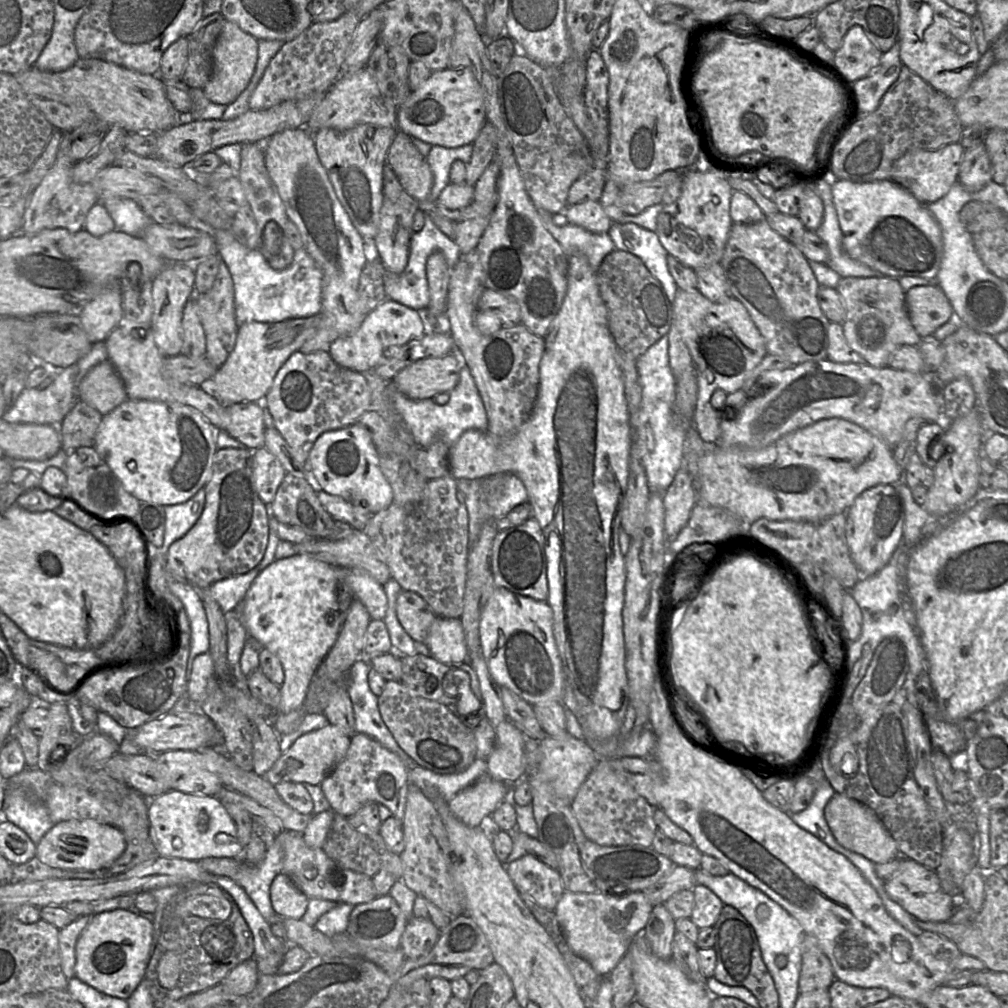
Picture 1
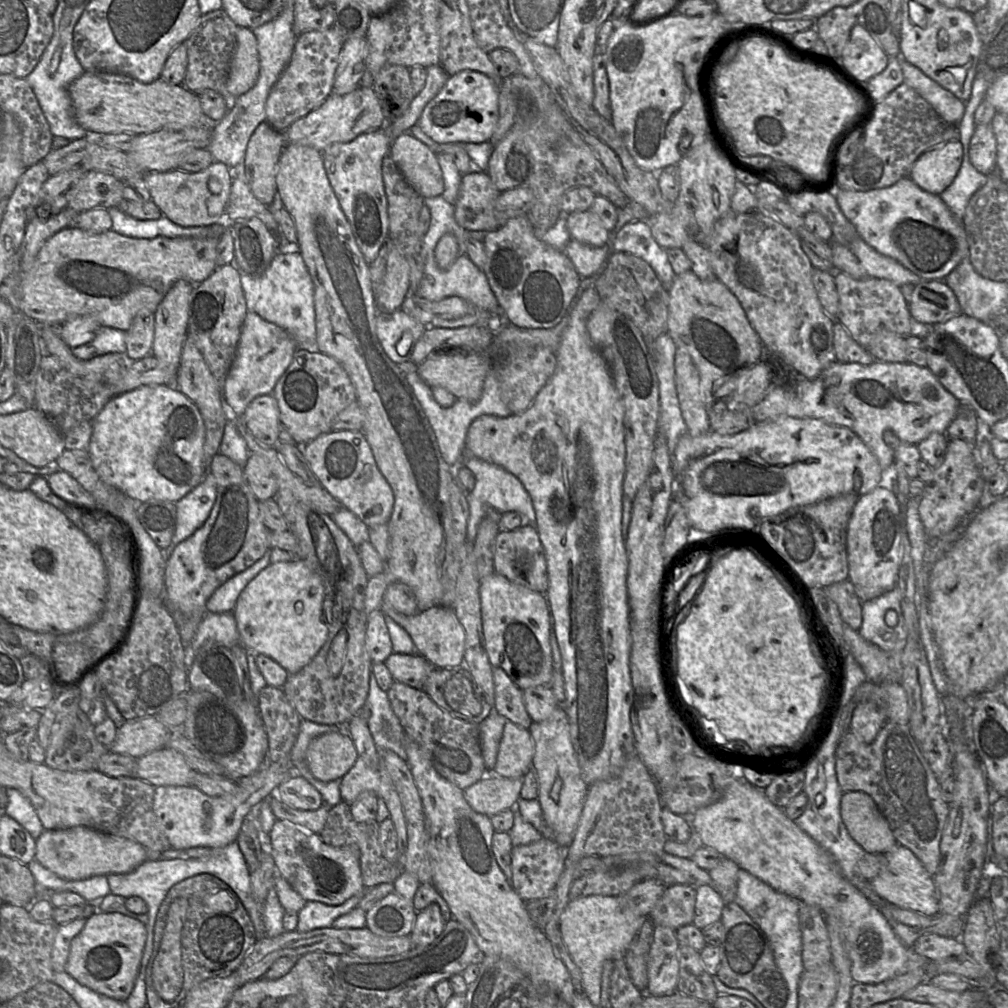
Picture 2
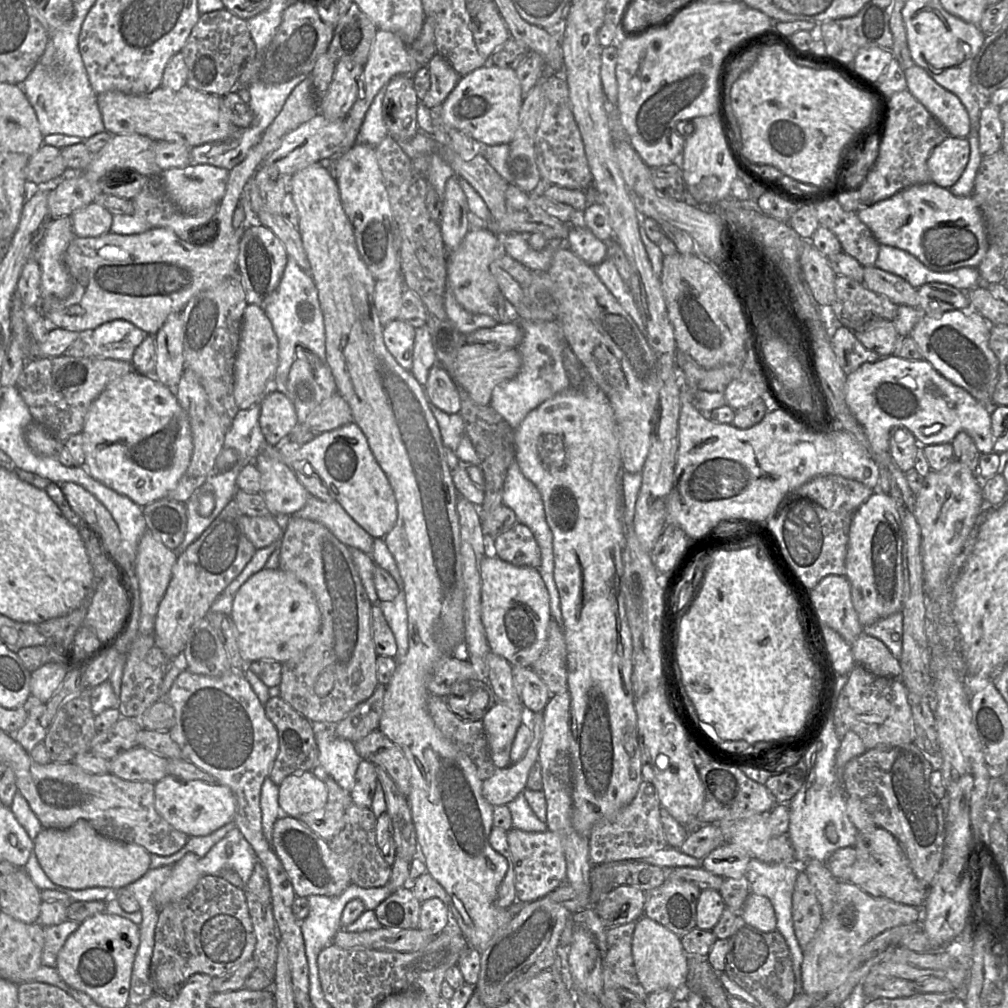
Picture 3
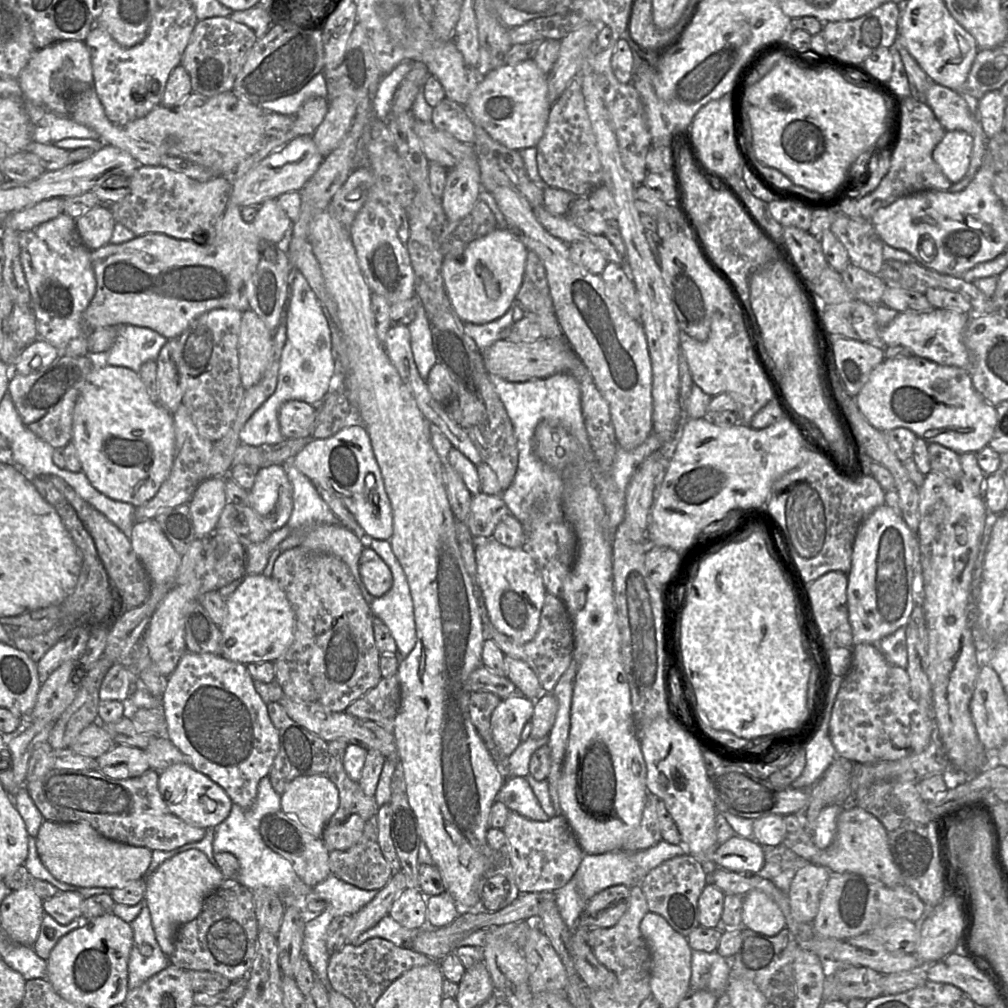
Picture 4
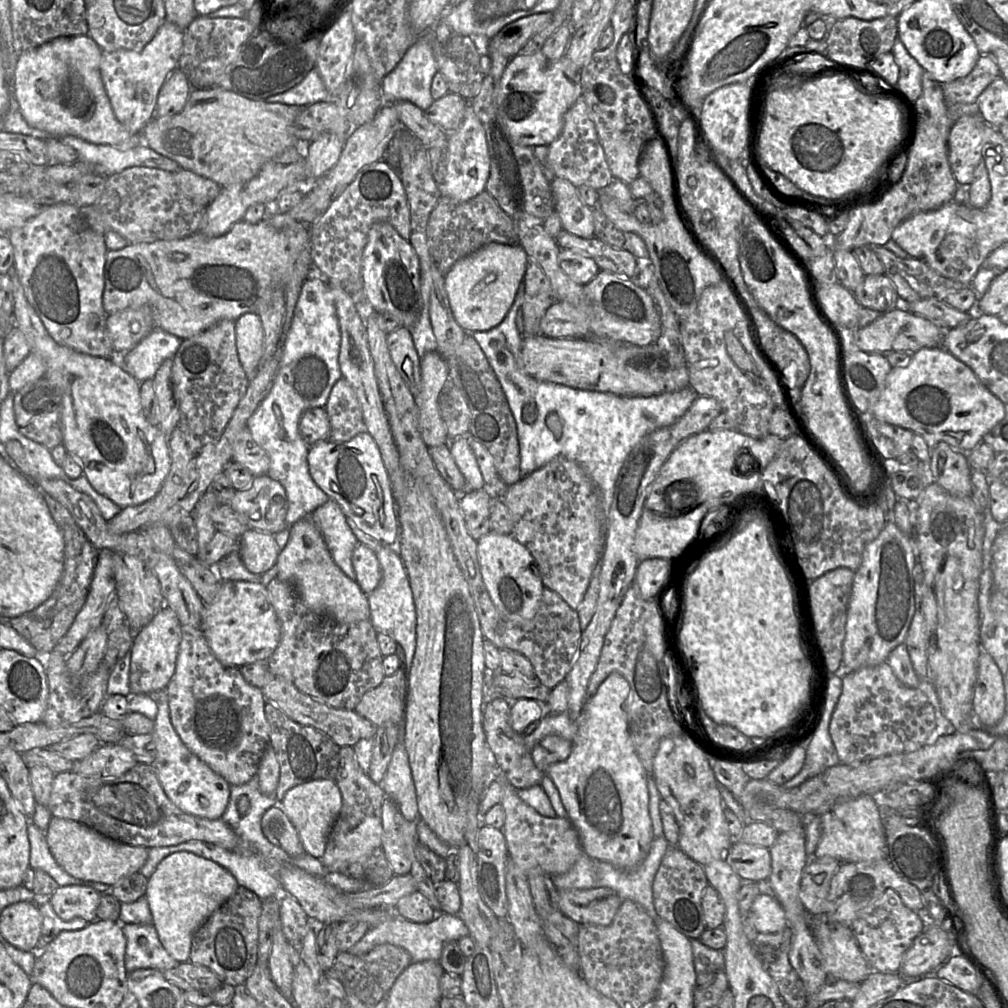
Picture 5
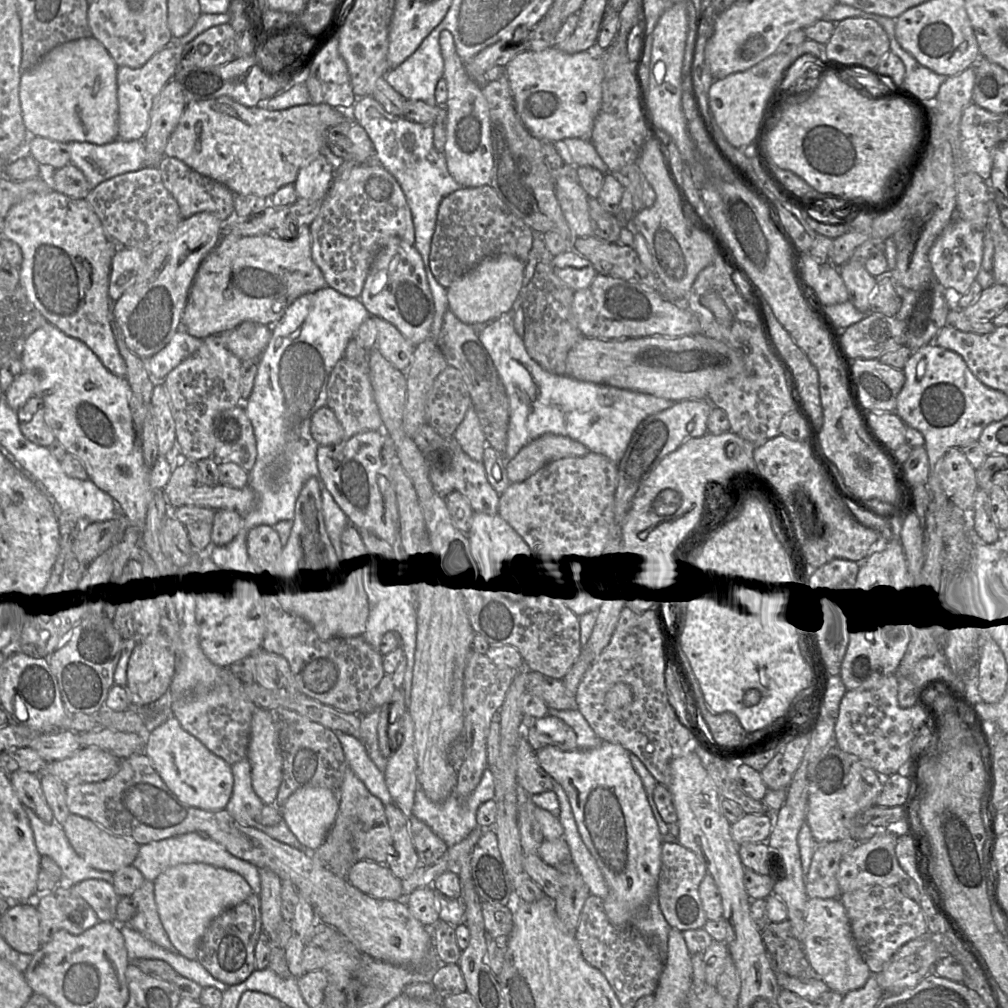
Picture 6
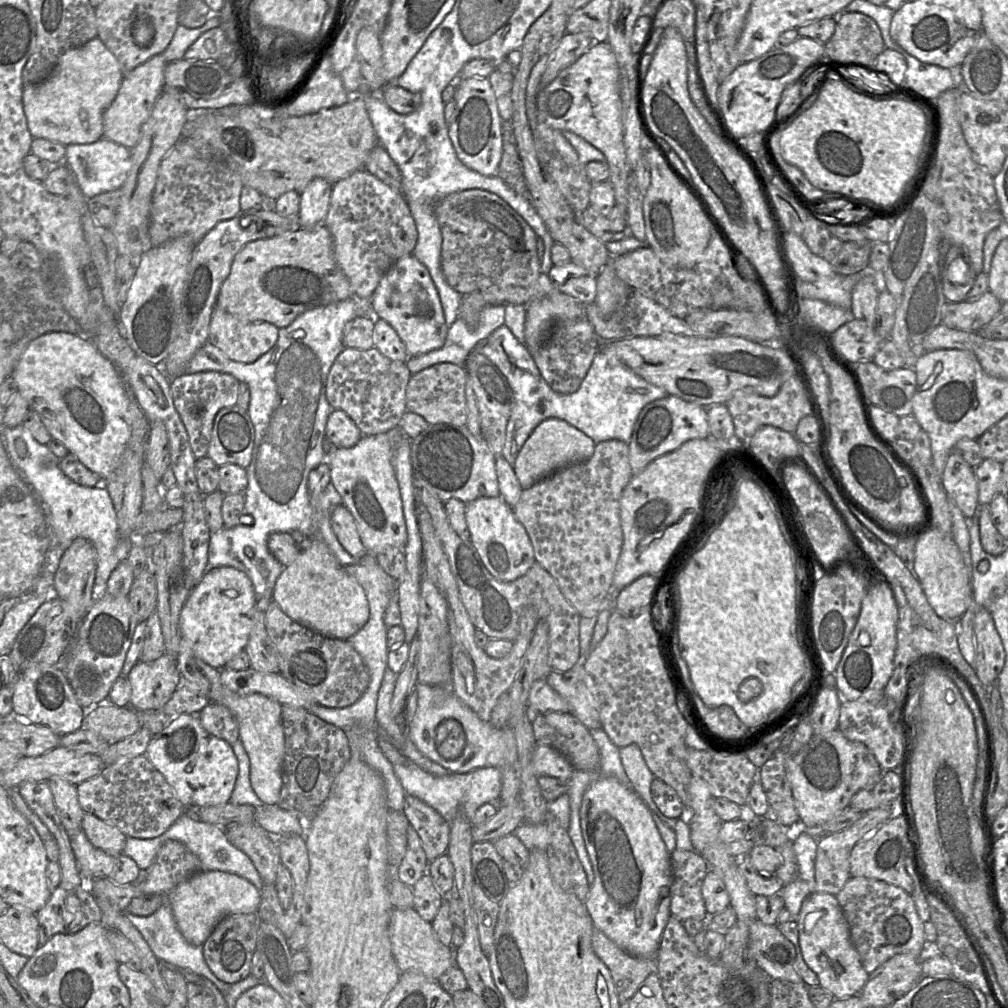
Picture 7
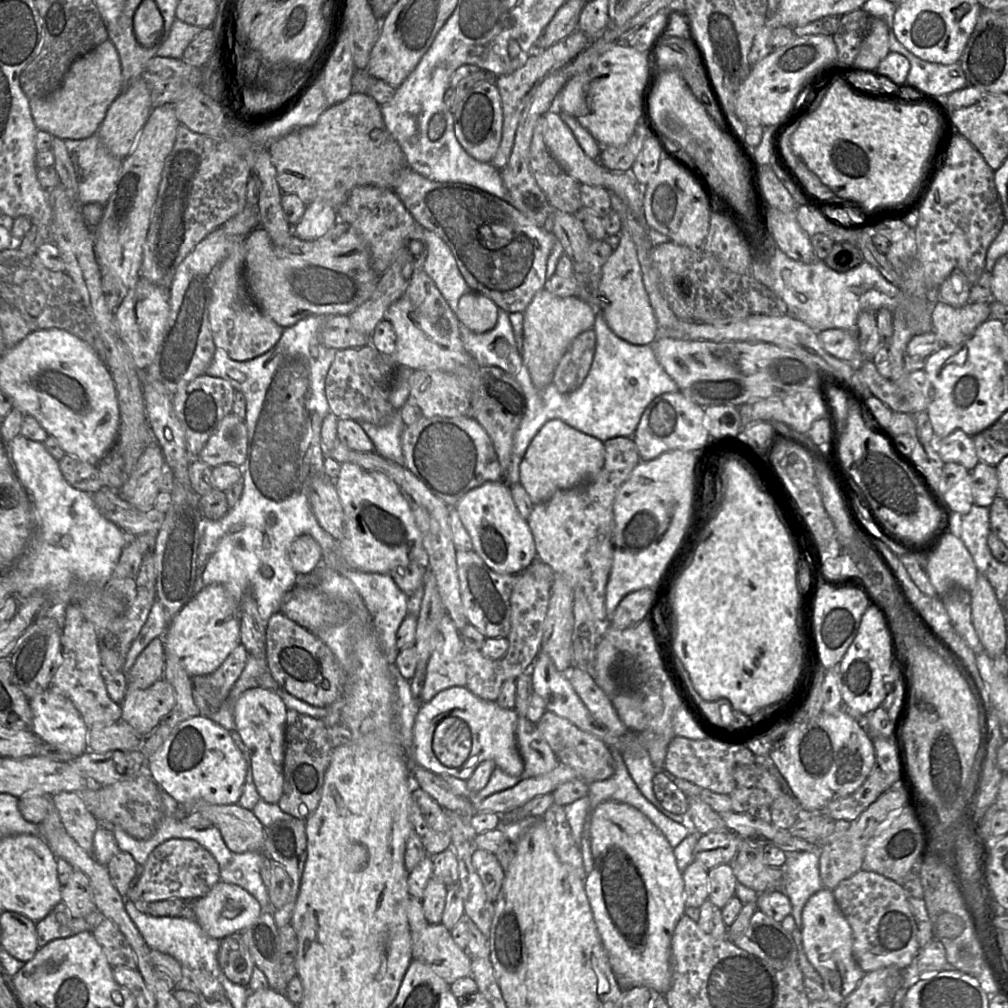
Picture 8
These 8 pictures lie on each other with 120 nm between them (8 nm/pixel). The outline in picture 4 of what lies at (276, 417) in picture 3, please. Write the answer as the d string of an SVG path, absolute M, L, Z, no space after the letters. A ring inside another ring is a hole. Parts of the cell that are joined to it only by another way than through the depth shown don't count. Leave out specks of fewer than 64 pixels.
M290 400L279 411L279 427L285 439L308 438L312 436L318 410L303 401Z

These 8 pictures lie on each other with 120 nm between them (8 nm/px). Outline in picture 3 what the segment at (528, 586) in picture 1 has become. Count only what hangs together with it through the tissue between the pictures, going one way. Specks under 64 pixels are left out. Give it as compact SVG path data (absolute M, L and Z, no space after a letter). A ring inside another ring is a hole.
M519 522L494 539L494 555L518 567L538 569L541 563L540 548L533 533Z

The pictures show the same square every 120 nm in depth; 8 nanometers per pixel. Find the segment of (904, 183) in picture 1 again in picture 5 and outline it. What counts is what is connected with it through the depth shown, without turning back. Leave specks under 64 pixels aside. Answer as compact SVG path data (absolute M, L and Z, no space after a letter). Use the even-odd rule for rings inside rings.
M979 114L964 115L952 126L948 137L948 161L960 186L969 186L982 159L987 122Z

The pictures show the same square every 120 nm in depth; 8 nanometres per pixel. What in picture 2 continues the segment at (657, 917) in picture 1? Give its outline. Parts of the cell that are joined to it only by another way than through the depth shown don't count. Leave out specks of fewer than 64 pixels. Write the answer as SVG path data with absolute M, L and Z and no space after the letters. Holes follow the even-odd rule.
M654 926L647 960L649 996L667 996L677 991L679 946L675 930L666 926Z

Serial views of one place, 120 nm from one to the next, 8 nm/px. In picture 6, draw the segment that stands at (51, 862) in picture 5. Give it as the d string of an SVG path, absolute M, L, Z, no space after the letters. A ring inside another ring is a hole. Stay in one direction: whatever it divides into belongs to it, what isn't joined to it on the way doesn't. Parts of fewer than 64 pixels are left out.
M28 807L23 808L39 854L52 858L62 872L59 883L75 885L87 879L100 879L113 885L113 874L90 867L74 850L61 825L46 823Z

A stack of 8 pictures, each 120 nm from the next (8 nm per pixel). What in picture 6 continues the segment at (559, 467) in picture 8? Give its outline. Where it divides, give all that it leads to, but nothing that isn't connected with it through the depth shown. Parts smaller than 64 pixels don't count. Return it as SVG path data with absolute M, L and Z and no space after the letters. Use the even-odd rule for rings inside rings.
M545 434L529 442L513 459L508 461L508 479L510 483L521 483L551 461L567 457L581 457L589 452L582 443L569 437Z

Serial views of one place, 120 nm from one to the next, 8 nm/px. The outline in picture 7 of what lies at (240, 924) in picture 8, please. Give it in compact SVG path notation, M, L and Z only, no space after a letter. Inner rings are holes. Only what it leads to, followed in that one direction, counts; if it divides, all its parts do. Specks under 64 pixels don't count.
M202 871L167 894L177 927L194 946L202 946L215 926L232 914L257 912L261 902L261 893L247 879L223 871Z

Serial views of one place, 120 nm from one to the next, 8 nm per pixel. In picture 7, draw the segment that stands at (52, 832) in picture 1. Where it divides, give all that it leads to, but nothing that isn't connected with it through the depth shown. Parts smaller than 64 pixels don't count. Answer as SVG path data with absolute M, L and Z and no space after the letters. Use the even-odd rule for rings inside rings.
M84 813L81 830L84 831L88 840L95 846L113 857L123 853L126 836L117 827L109 824L93 814Z

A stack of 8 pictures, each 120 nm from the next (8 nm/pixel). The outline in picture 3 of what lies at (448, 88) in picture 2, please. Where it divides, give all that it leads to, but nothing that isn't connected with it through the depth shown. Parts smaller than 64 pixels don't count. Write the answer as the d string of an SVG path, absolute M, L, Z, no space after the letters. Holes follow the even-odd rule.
M488 63L461 77L441 104L443 121L485 145L508 144L518 126L519 112L524 97L515 70Z

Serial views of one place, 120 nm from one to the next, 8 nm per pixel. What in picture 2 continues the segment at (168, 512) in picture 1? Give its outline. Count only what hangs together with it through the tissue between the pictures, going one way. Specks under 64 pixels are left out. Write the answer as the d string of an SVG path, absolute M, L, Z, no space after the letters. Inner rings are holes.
M207 472L194 489L175 503L176 527L171 544L162 551L165 561L180 542L190 537L205 523L215 503L216 494L215 477Z

